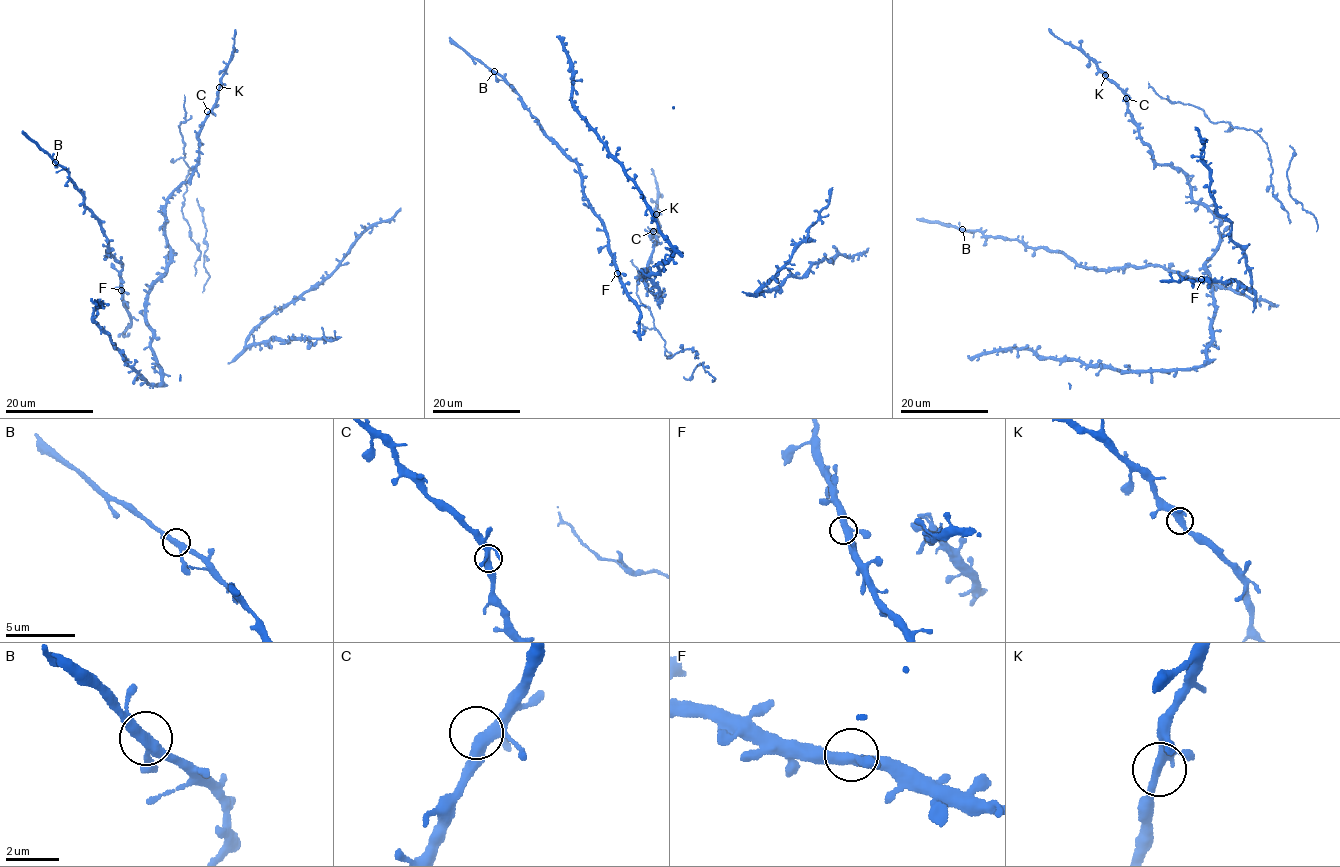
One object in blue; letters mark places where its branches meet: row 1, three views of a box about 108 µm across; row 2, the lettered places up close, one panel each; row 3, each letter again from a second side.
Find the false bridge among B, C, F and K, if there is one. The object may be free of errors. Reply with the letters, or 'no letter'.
no letter

